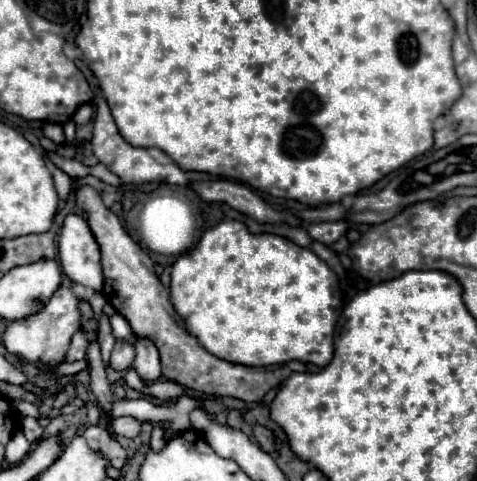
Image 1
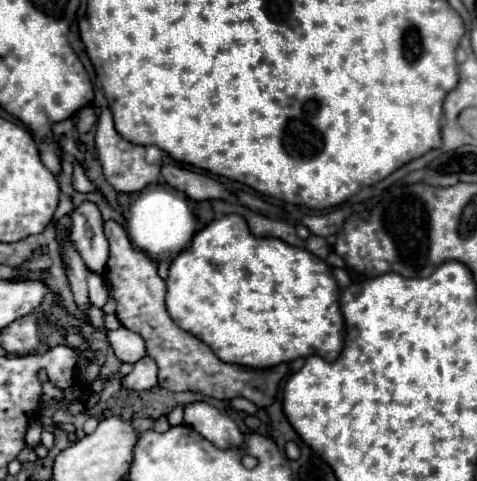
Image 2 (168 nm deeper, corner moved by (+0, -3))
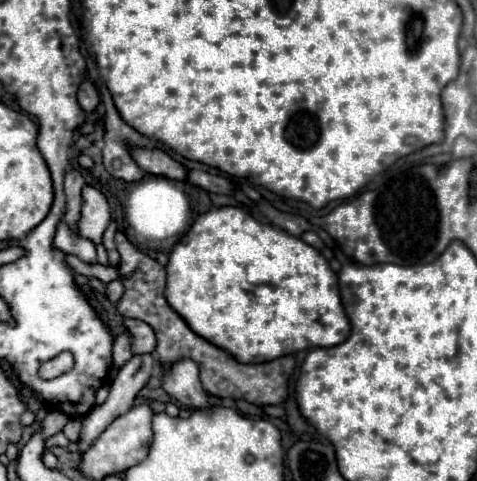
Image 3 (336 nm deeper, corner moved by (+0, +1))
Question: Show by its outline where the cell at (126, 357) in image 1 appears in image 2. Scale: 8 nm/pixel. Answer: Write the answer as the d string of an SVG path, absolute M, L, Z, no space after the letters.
M126 327L110 331L108 341L120 363L136 363L138 359L142 359L146 355L144 339Z

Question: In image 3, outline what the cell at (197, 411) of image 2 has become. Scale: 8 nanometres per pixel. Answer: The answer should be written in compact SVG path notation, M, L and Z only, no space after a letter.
M178 359L168 367L162 365L162 389L184 407L208 407L208 395L202 389L198 365L192 359Z

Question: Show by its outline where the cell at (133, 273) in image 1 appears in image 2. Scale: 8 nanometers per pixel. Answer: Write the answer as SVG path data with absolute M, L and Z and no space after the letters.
M108 219L104 221L104 233L110 243L110 257L104 271L104 279L108 283L110 297L116 301L116 317L126 329L138 333L146 341L146 353L156 361L160 369L158 383L170 391L194 391L220 401L246 397L258 407L272 405L276 387L284 377L282 371L278 369L252 371L250 367L222 363L206 343L202 343L188 331L182 331L172 321L164 303L166 283L160 279L156 263L150 257L146 257L144 251L132 247L124 227Z

